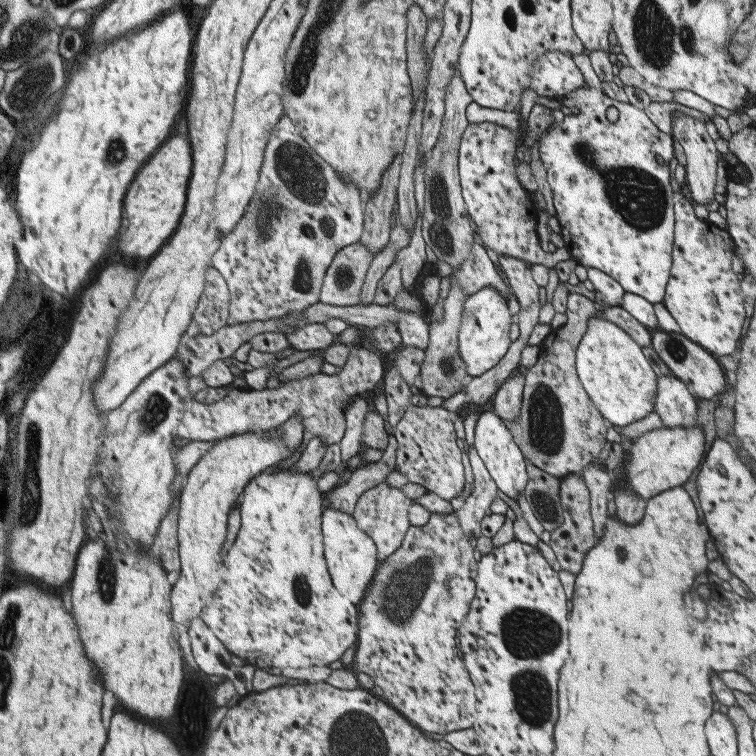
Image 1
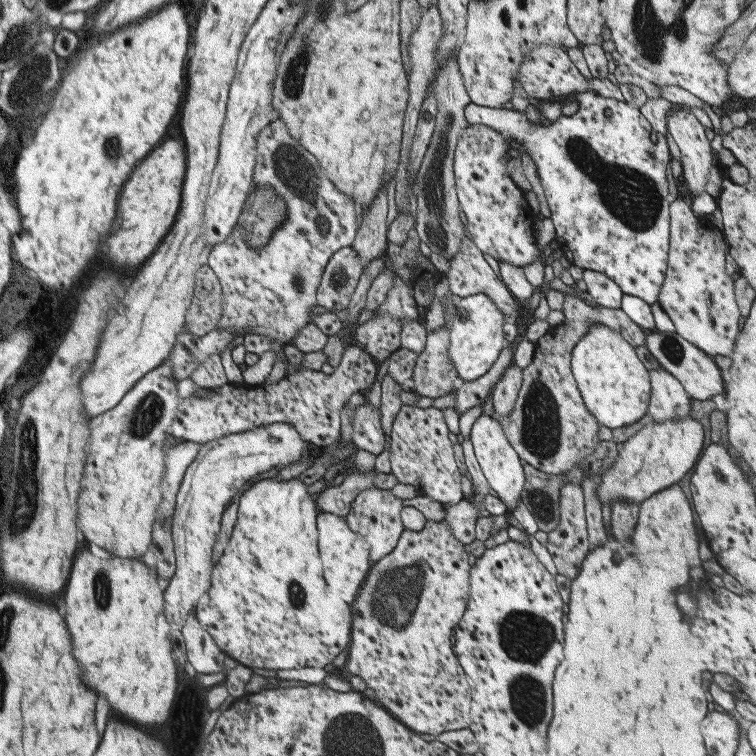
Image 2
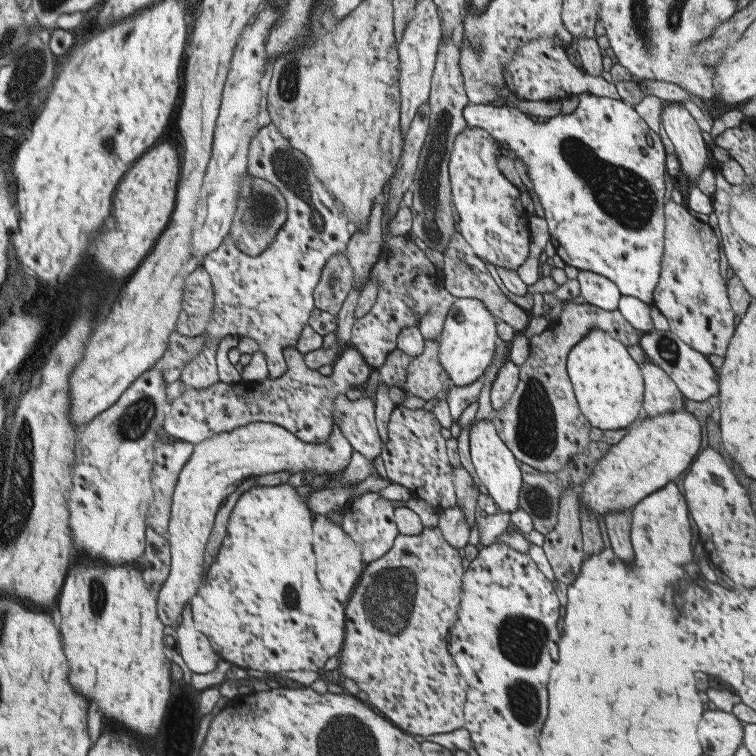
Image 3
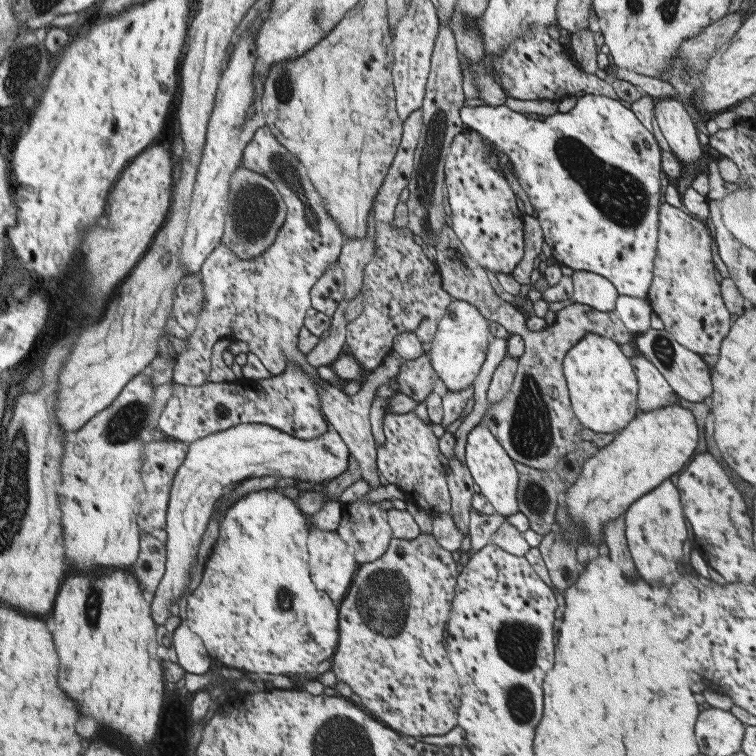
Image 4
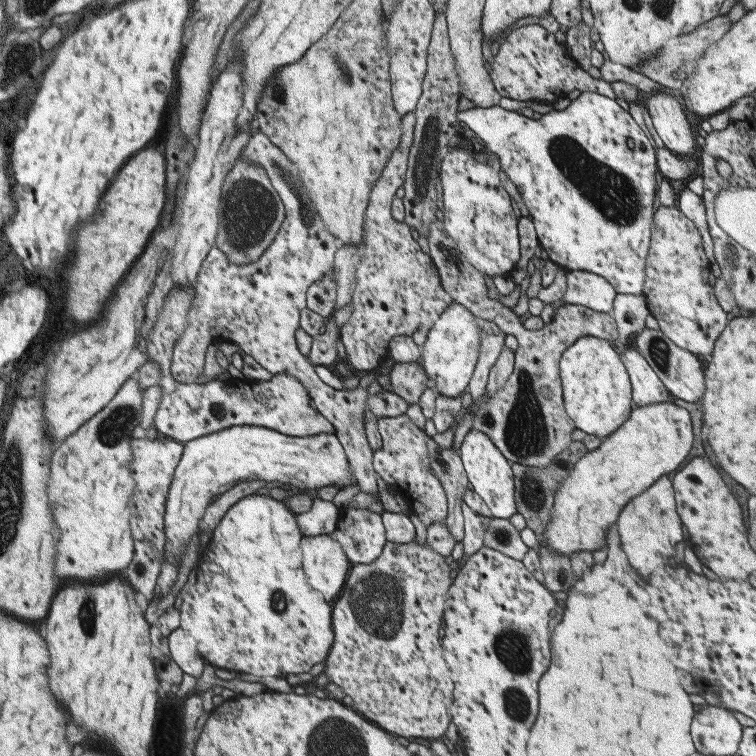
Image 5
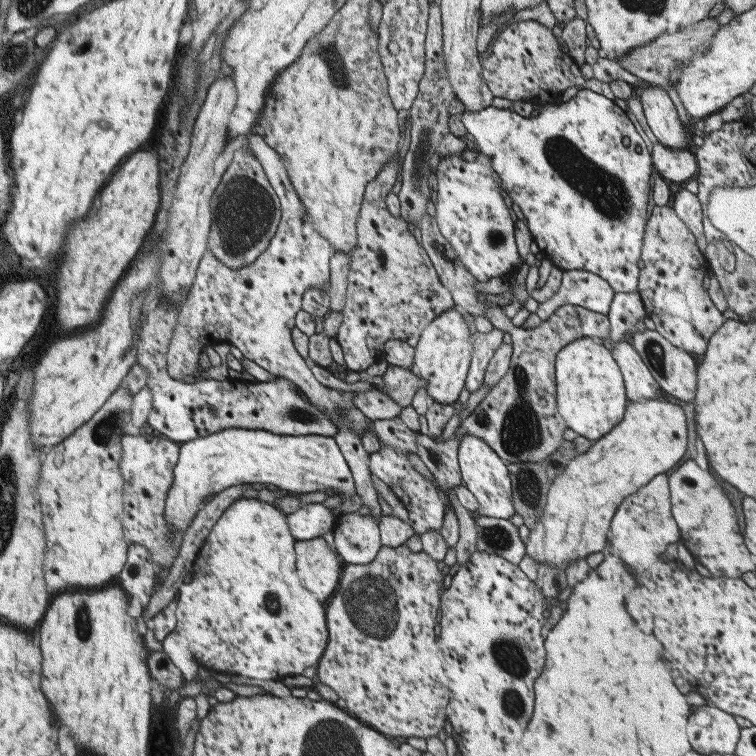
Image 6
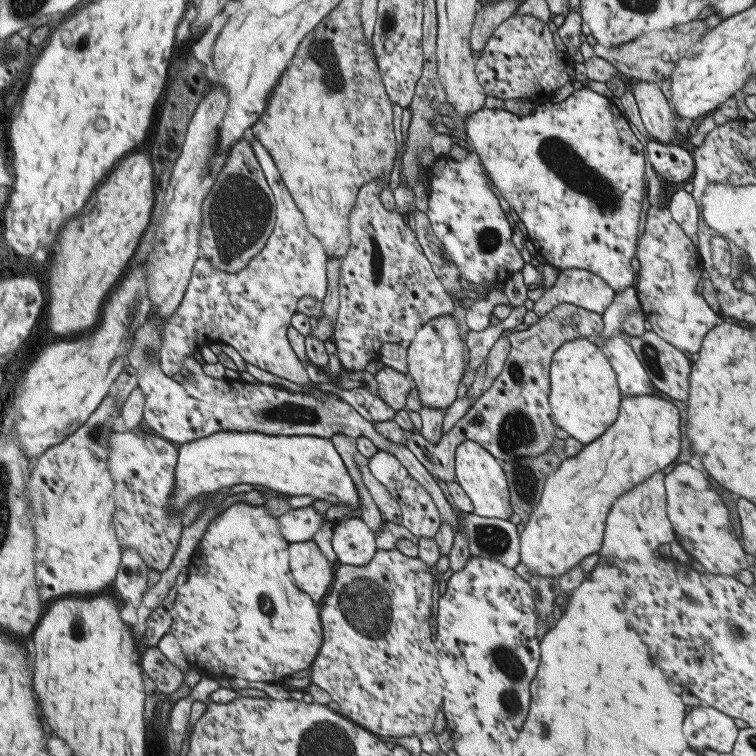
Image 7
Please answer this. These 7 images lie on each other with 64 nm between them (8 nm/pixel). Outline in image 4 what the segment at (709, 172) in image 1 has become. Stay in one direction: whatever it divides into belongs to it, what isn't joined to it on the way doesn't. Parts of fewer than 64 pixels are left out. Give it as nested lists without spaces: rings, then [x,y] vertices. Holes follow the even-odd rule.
[[[655,98],[653,102],[653,116],[659,126],[665,144],[669,144],[671,152],[685,164],[695,164],[703,158],[705,148],[697,140],[697,128],[693,118],[683,110],[679,102],[673,98]]]

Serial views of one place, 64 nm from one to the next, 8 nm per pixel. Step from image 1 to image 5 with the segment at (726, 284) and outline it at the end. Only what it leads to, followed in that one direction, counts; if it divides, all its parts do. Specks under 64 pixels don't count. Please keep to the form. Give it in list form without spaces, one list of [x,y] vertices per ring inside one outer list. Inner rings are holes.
[[[659,206],[649,226],[641,296],[645,298],[649,314],[657,320],[659,330],[675,346],[701,356],[711,354],[715,338],[729,324],[725,318],[727,312],[723,312],[713,298],[713,286],[709,286],[707,276],[709,262],[701,250],[701,238],[693,224],[675,206]]]

